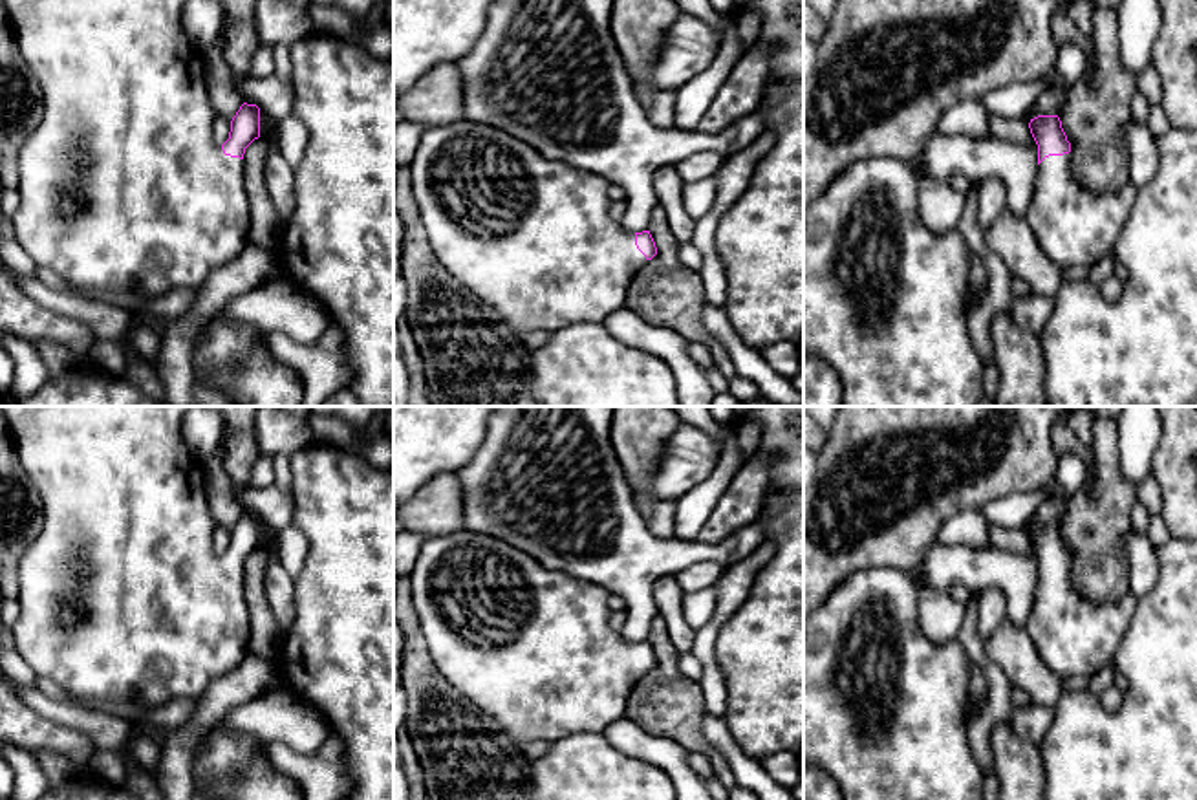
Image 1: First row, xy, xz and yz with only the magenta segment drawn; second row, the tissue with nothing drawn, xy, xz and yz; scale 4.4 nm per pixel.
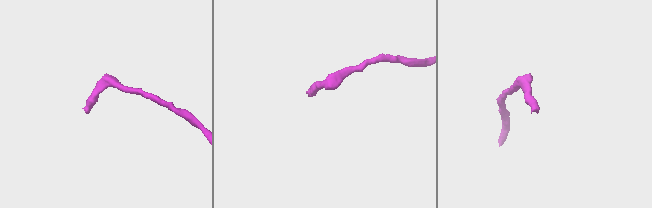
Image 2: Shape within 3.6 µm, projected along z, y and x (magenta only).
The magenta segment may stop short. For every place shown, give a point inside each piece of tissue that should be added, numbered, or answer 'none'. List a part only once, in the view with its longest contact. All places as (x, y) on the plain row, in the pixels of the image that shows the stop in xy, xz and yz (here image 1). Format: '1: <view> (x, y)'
1: yz (1075, 637)

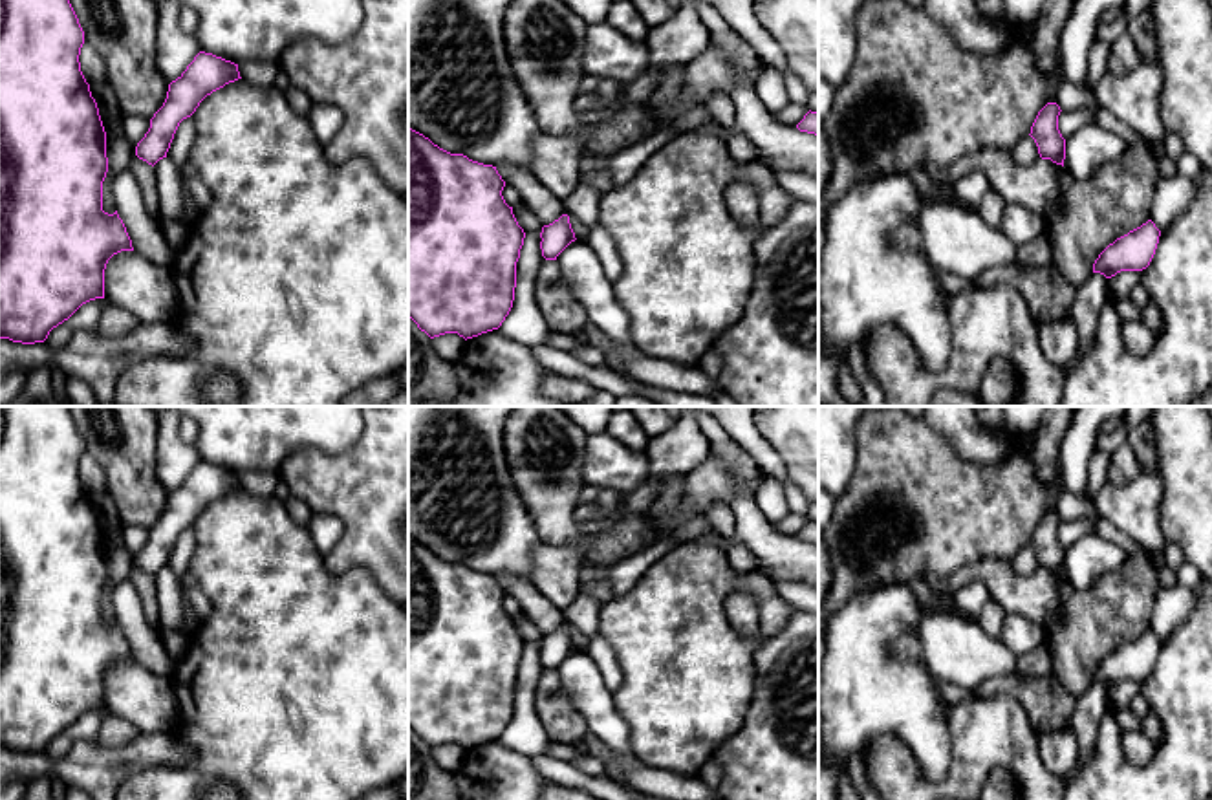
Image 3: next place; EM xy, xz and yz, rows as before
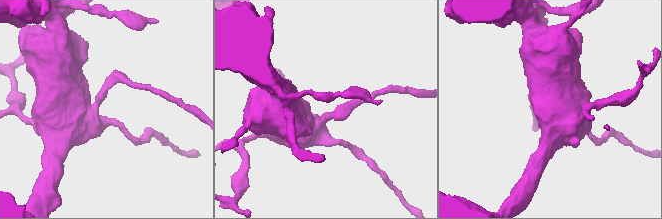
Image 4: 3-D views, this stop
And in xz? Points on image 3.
none

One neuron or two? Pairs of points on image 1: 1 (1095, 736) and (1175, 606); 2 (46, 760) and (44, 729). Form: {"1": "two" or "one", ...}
{"1": "one", "2": "two"}

